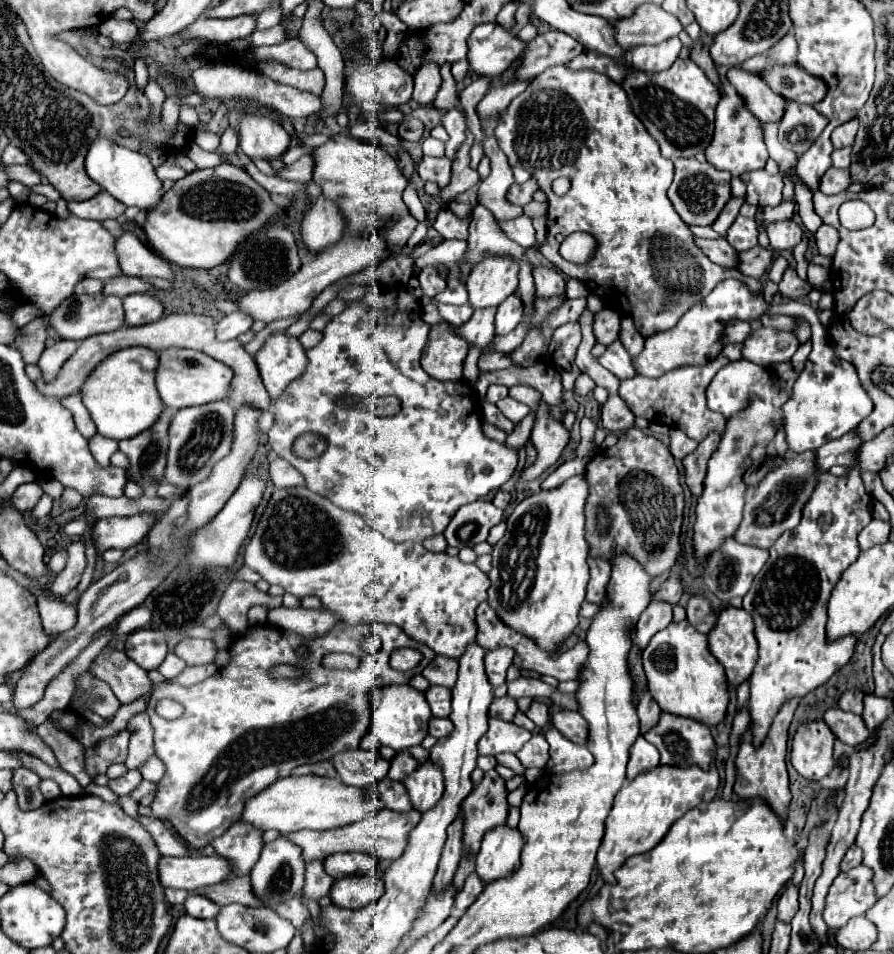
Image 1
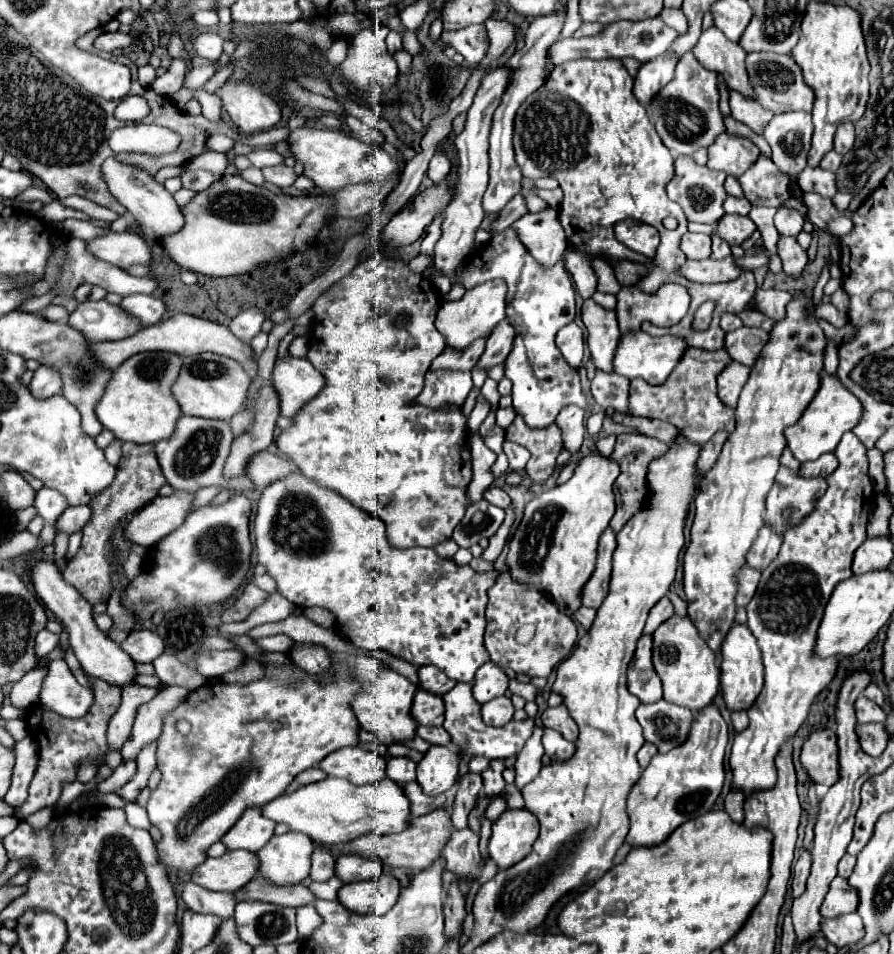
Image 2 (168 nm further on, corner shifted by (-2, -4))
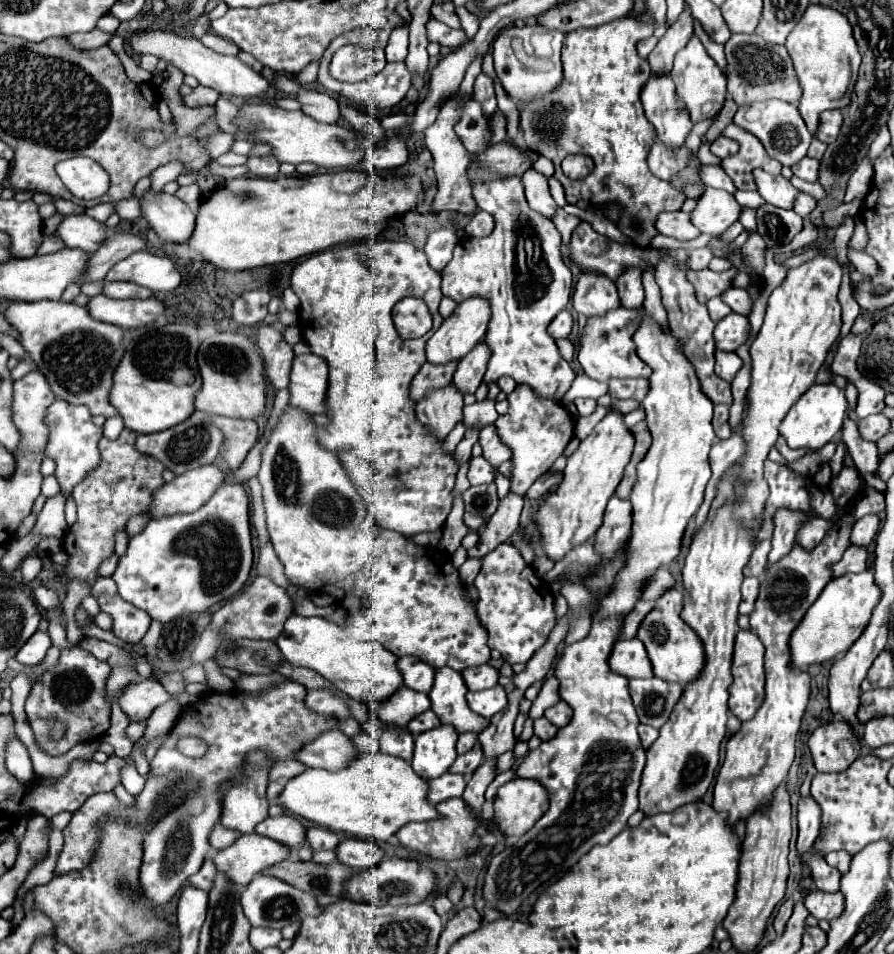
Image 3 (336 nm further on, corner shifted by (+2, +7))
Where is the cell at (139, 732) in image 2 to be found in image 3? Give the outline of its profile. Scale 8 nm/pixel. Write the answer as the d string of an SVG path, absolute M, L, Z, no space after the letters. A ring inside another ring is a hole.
M144 679L140 683L128 685L124 695L120 697L120 707L122 711L128 715L128 719L134 721L146 721L150 717L150 713L166 703L170 699L170 695L166 693L166 689L152 679Z

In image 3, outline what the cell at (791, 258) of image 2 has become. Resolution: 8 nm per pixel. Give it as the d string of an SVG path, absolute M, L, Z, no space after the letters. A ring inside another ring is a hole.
M764 205L758 211L758 233L764 237L768 247L788 245L802 229L802 217L794 211L782 211L778 207Z

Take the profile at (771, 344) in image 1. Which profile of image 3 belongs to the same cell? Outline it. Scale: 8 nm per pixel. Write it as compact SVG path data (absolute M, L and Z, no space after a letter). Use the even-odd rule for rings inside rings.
M730 313L722 321L716 323L716 329L714 329L716 347L720 351L736 351L740 345L748 341L750 333L752 333L752 327L750 327L748 317Z

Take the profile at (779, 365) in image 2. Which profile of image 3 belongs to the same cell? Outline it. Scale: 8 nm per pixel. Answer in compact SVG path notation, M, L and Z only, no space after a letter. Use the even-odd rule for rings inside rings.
M816 257L796 269L790 269L786 279L772 291L768 299L768 309L764 317L764 325L756 339L750 345L750 357L752 357L752 379L750 387L746 391L746 409L742 415L742 439L746 443L744 455L736 461L740 467L740 473L734 481L734 495L730 495L724 505L716 511L712 519L706 519L702 529L694 535L690 543L690 551L686 555L686 563L682 569L684 579L684 611L682 619L698 633L698 637L704 643L706 651L706 667L698 681L684 687L682 699L676 703L670 721L666 727L662 727L660 737L650 745L646 751L648 761L642 771L642 781L638 789L638 801L644 807L644 815L656 815L656 813L672 813L678 807L686 803L700 801L702 795L708 791L710 783L714 781L714 771L720 763L720 743L726 735L726 719L728 719L728 687L732 683L730 665L732 665L732 647L734 637L738 631L738 605L740 605L740 583L744 579L742 569L754 551L758 527L762 525L764 505L768 499L768 485L764 479L764 463L768 459L770 449L776 445L776 439L780 437L778 425L790 411L790 407L814 385L816 375L820 367L824 365L824 359L828 355L830 345L840 333L840 305L838 305L838 287L842 281L842 267L836 259L830 257Z

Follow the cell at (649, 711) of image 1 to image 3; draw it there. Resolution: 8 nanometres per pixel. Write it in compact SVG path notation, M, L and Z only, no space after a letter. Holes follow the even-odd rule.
M638 637L618 641L610 655L610 669L626 679L652 679L654 671Z

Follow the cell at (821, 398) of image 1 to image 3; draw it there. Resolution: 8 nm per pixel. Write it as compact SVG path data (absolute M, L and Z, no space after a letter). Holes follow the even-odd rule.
M816 383L814 387L810 387L810 391L806 391L806 395L802 395L798 403L794 403L794 407L782 419L780 435L792 449L818 449L834 439L834 435L842 427L844 415L846 415L844 389L836 387L834 383Z

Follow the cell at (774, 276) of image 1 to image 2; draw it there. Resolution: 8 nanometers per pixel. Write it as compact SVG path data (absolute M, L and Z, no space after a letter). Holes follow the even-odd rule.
M752 206L752 210L750 210L748 216L752 218L752 222L756 222L760 234L762 234L764 246L766 246L772 254L777 254L776 240L778 240L778 230L776 230L776 226L774 226L774 214L776 214L776 208Z

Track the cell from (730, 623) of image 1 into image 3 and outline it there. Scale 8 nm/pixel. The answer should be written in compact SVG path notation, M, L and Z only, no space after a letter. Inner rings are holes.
M750 629L736 633L732 677L728 707L740 721L752 719L764 695L764 647Z

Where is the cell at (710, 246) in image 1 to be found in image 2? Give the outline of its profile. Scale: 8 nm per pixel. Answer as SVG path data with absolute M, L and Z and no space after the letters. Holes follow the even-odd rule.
M686 232L680 240L680 250L686 254L690 260L704 260L710 258L710 236L708 234L694 234Z

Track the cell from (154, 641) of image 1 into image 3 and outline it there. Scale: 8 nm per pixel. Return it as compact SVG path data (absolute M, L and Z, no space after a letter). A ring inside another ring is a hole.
M100 577L98 583L94 583L94 589L90 591L96 601L100 603L100 609L106 611L114 621L114 635L124 643L140 643L150 627L150 615L142 609L136 609L134 605L126 603L118 595L118 587L112 577Z

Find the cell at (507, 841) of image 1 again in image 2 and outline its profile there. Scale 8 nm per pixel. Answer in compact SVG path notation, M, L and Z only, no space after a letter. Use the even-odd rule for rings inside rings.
M508 808L492 822L492 838L488 844L490 858L498 868L510 868L530 854L532 844L538 838L538 820L528 810Z

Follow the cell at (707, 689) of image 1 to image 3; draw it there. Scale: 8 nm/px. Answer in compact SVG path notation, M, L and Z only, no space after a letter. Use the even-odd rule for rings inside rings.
M678 589L662 595L656 601L654 609L642 621L642 625L638 629L638 637L642 639L642 643L648 651L656 677L670 681L670 683L688 685L702 675L702 669L706 665L706 653L704 653L704 647L702 647L698 635L694 633L694 629L688 627L684 623L684 619L680 617L682 607L684 607L684 595Z

